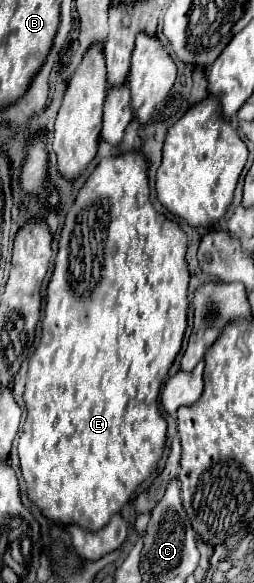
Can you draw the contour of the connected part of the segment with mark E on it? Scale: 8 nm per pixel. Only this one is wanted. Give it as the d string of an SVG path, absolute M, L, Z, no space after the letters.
M121 153L117 157L101 159L95 171L87 177L85 185L77 193L63 225L61 241L59 241L59 253L55 257L55 269L51 275L51 281L47 285L47 299L45 299L45 313L41 321L41 343L35 349L33 357L29 359L29 371L27 371L27 385L25 385L25 407L27 407L27 419L23 425L23 433L19 437L17 453L21 459L21 473L29 487L29 499L43 511L45 517L71 525L77 523L89 531L101 529L109 517L117 511L121 511L123 505L127 505L141 481L145 481L157 461L163 455L165 447L165 431L167 423L159 413L157 397L163 379L167 377L169 367L173 365L183 335L187 329L187 293L189 293L189 271L185 261L187 251L187 235L181 231L181 227L167 219L163 213L157 213L155 207L149 203L149 185L147 185L147 161L141 153Z

